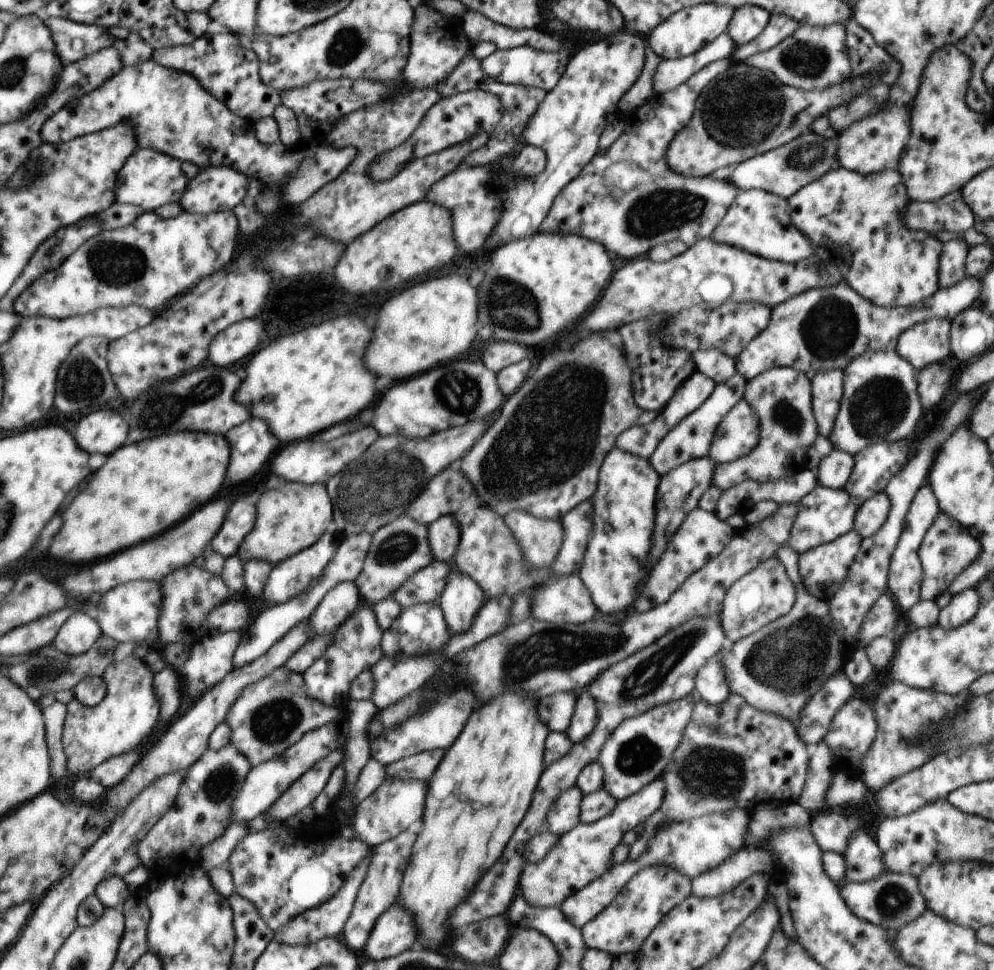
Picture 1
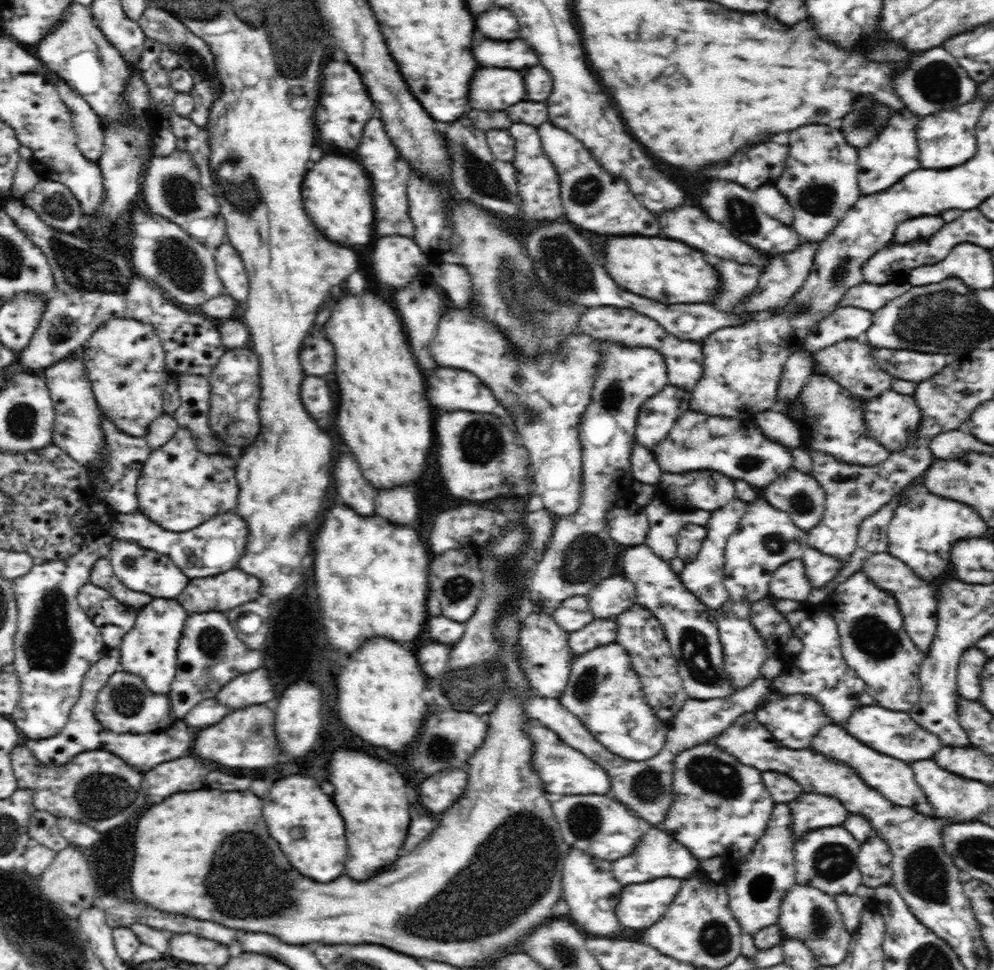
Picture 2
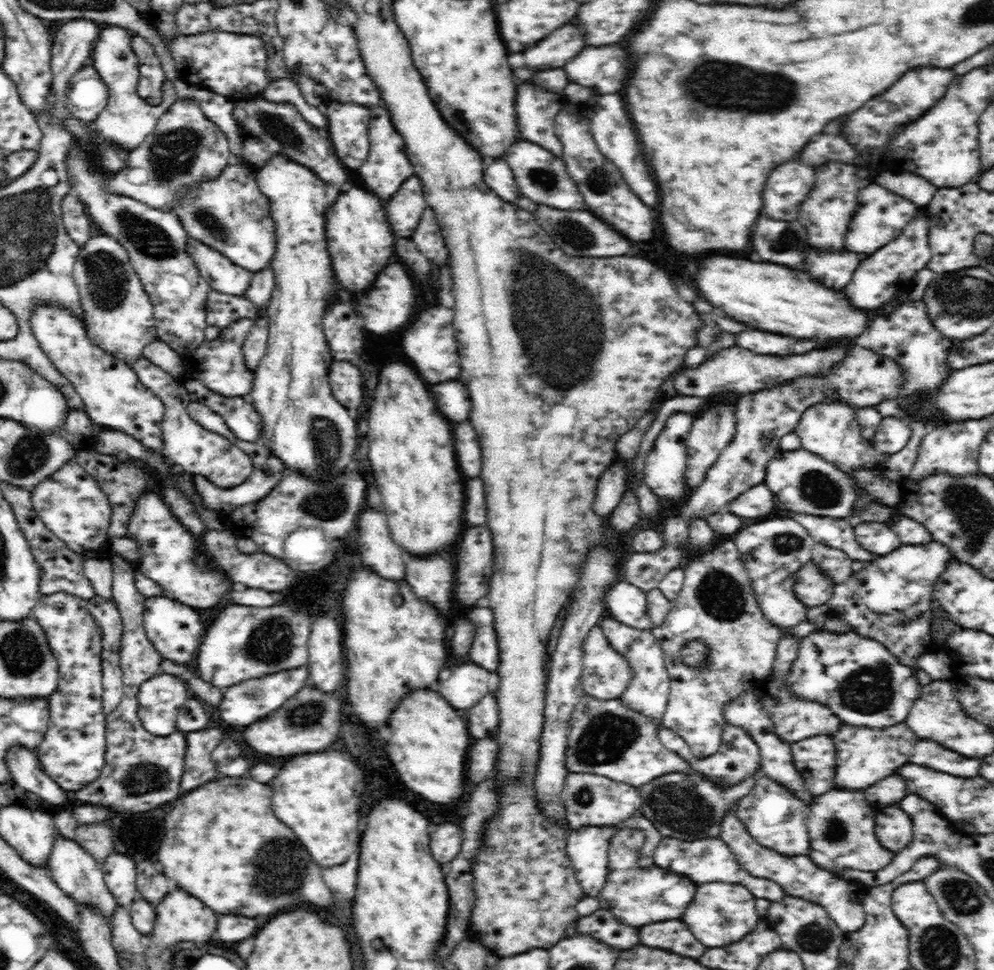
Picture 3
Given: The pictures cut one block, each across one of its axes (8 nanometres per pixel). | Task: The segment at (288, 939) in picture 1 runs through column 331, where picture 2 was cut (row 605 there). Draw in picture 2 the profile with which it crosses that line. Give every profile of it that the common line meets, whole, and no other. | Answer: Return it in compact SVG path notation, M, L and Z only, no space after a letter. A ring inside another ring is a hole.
M888 552L870 555L870 558L862 564L860 571L864 571L876 585L896 597L896 604L902 613L904 630L909 633L920 652L928 652L932 646L932 640L936 636L938 626L936 587L924 581L922 577L916 575L914 569L908 568L904 561Z

